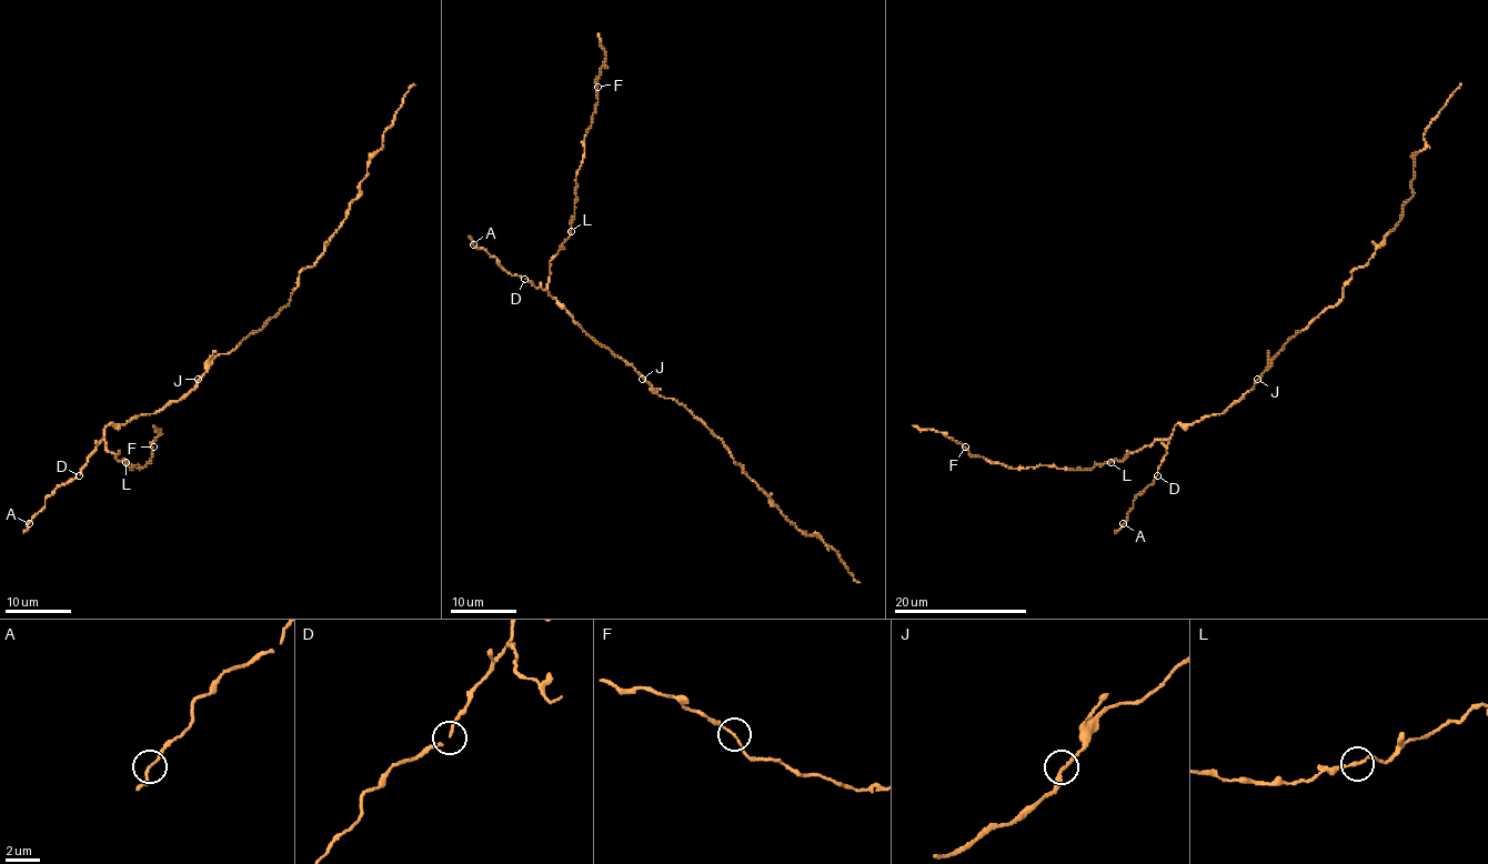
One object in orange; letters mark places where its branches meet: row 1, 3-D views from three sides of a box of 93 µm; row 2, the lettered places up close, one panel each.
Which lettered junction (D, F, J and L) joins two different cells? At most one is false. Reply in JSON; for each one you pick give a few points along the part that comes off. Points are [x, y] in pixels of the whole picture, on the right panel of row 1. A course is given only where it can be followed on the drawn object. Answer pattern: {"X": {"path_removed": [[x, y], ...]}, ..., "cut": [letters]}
{"cut": []}

